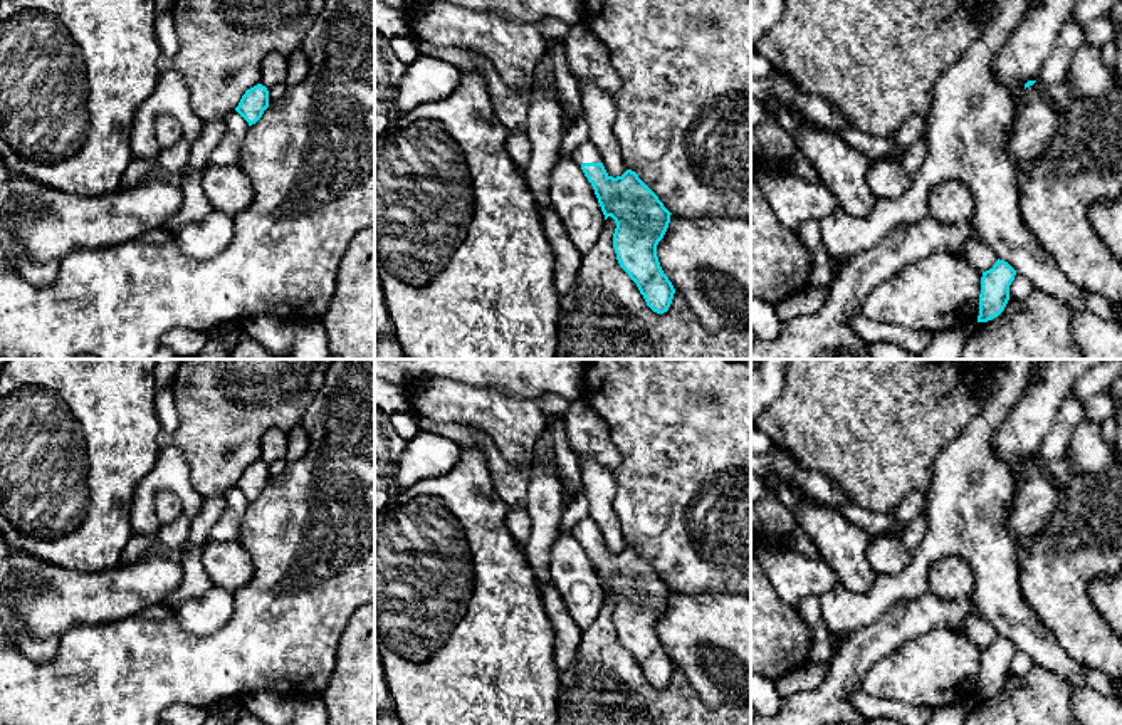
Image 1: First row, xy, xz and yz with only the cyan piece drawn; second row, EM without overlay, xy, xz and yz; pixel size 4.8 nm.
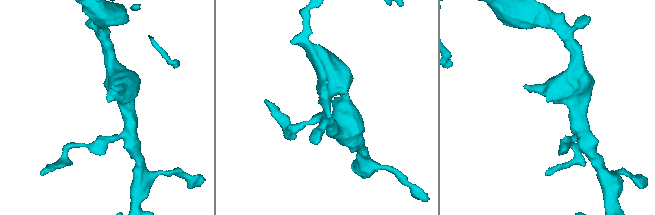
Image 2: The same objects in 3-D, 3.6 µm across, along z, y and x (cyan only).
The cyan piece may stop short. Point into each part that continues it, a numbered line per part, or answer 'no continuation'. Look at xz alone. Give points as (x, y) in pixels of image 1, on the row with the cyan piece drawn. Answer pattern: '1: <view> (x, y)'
1: xz (585, 153)

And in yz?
no continuation

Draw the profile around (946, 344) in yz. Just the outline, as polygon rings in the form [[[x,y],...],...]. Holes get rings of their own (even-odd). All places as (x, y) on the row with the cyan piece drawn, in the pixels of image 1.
[[[976,324],[952,326],[934,332],[931,344],[922,351],[920,359],[959,359],[967,337]]]

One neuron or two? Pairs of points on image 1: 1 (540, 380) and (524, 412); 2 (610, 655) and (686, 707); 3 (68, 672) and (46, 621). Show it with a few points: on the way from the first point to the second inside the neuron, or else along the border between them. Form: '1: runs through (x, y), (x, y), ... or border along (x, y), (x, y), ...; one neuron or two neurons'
1: border along (492, 386), (534, 401); two neurons
2: runs through (623, 675), (655, 707), (665, 707); one neuron
3: border along (96, 623), (76, 623), (59, 636); two neurons

